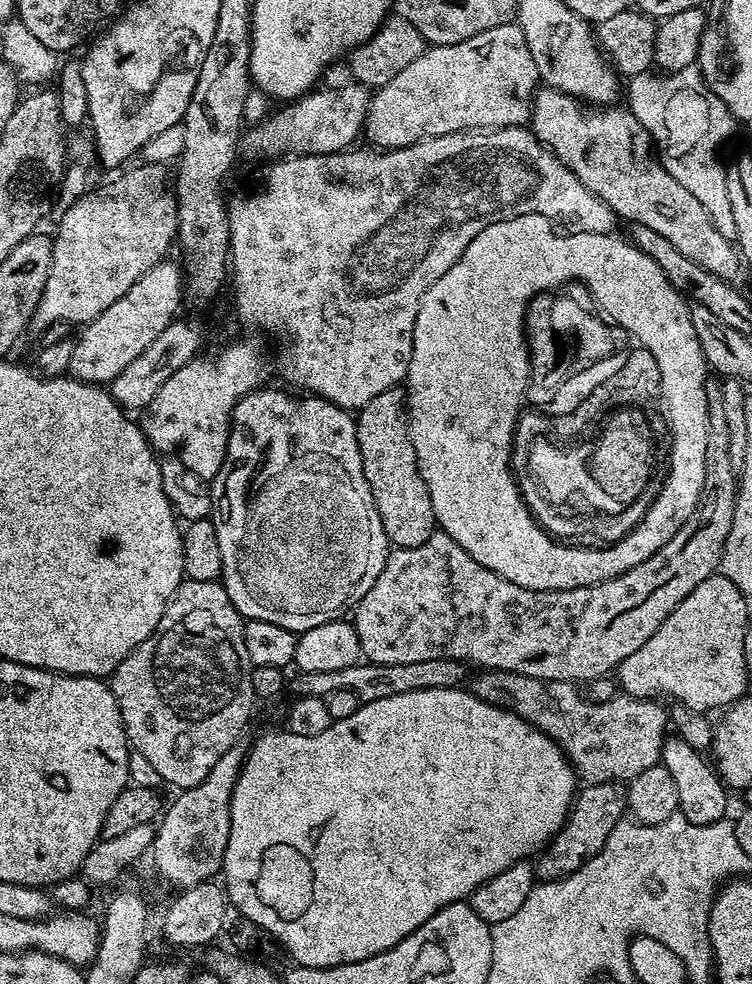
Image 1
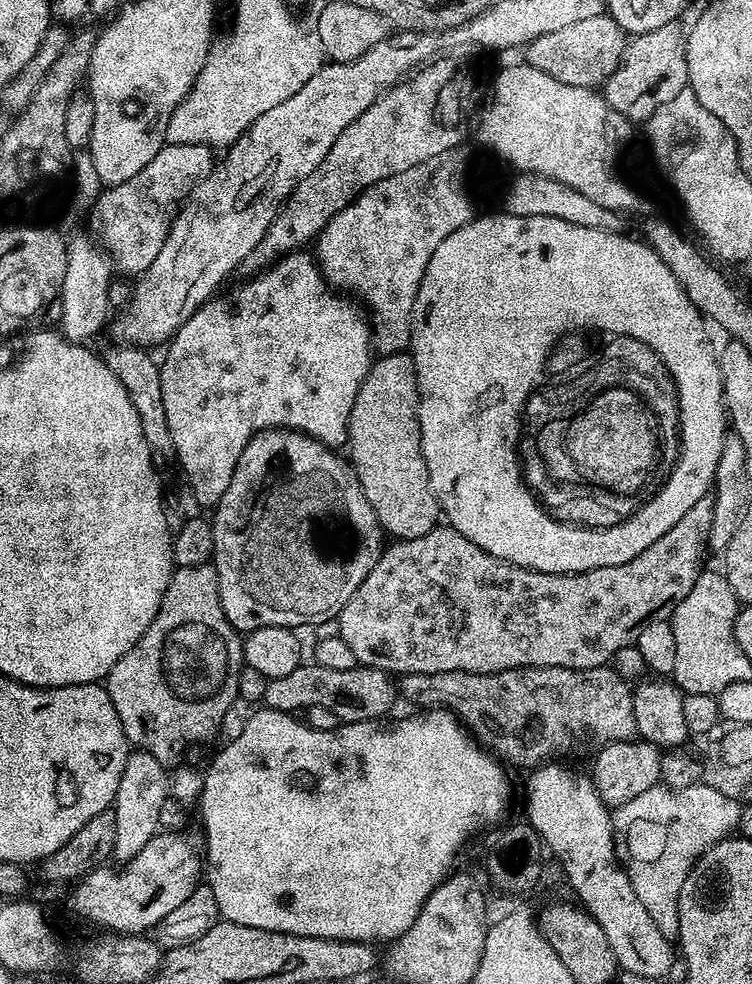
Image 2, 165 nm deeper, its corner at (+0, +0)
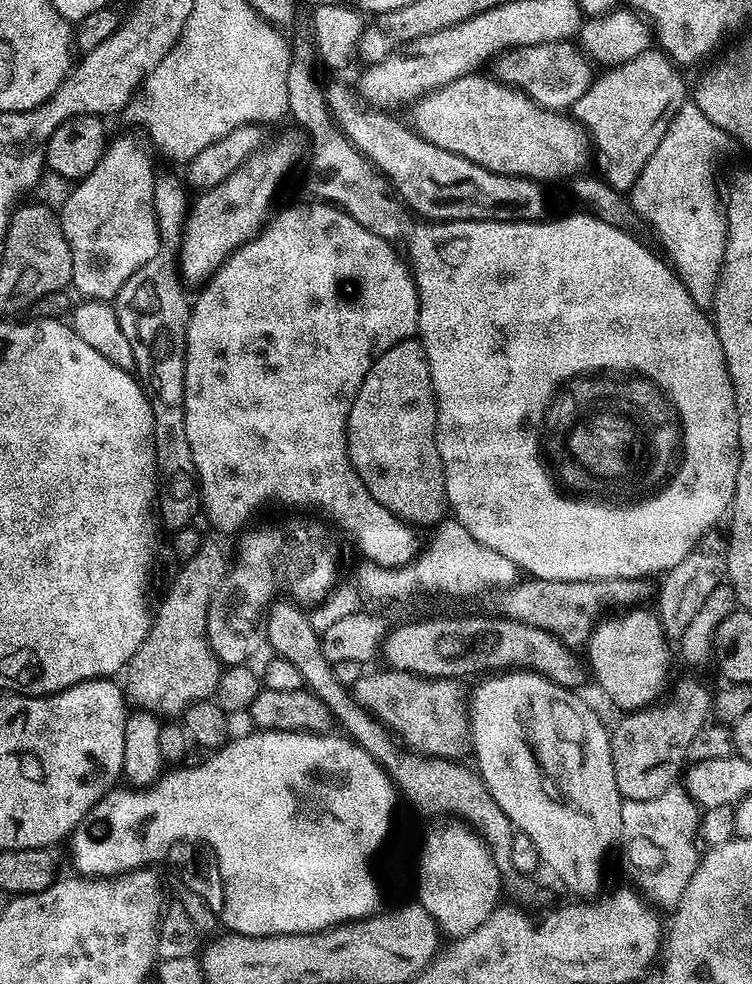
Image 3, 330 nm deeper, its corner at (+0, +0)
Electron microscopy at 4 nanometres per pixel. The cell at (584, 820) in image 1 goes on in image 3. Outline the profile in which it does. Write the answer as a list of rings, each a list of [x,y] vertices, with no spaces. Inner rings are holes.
[[[680,680],[677,684],[675,681],[671,696],[672,704],[661,703],[621,715],[616,729],[611,729],[614,782],[618,782],[624,800],[658,798],[658,794],[673,787],[685,771],[688,747],[694,742],[694,734],[709,723],[713,693],[707,692],[698,681]]]

